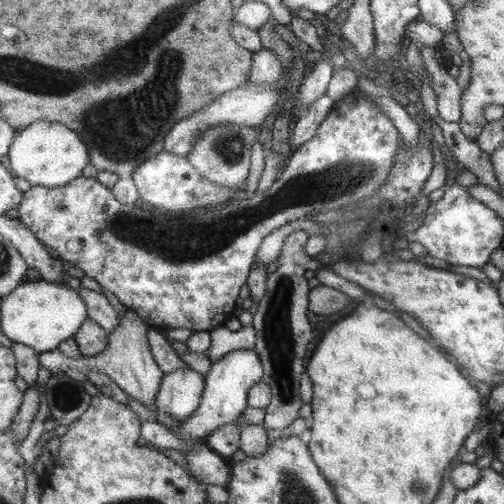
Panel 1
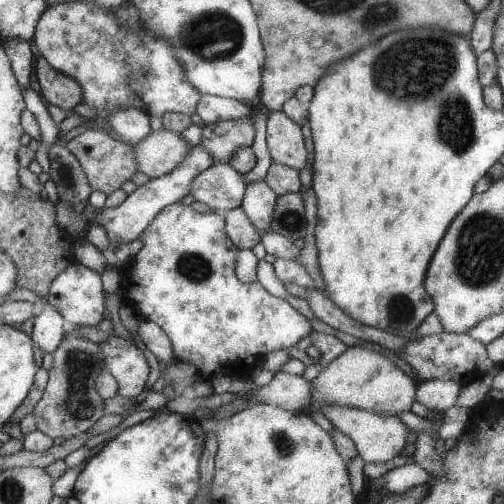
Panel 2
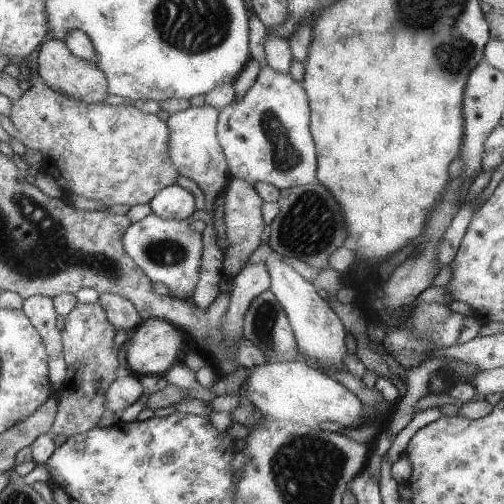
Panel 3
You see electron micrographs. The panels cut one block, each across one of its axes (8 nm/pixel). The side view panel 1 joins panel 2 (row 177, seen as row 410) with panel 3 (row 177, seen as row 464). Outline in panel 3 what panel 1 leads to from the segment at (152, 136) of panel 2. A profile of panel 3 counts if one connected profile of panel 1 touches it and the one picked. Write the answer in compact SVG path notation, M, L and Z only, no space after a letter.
M189 106L183 112L171 114L167 120L169 158L183 178L193 180L203 190L205 210L213 210L219 192L225 188L227 170L229 170L227 158L217 140L217 118L219 118L219 110L213 106L199 106L199 108Z

